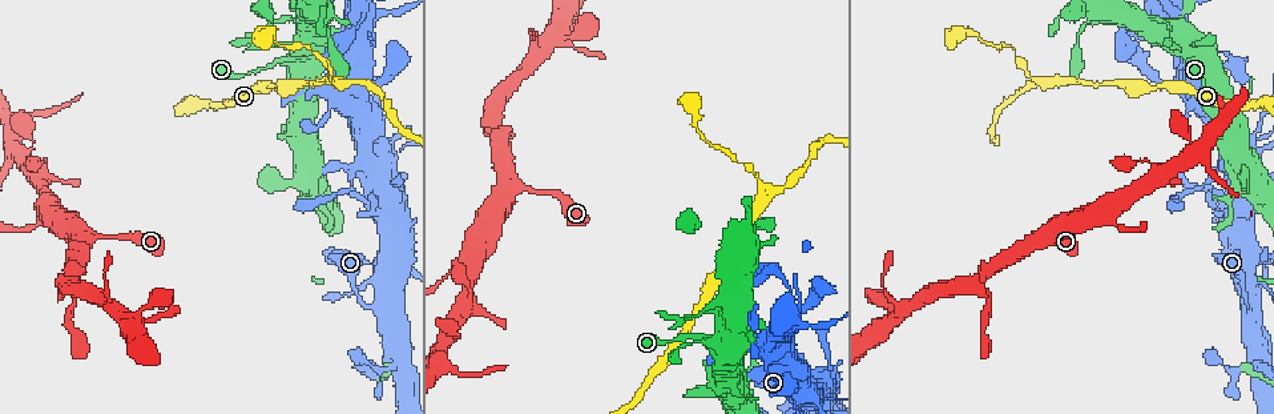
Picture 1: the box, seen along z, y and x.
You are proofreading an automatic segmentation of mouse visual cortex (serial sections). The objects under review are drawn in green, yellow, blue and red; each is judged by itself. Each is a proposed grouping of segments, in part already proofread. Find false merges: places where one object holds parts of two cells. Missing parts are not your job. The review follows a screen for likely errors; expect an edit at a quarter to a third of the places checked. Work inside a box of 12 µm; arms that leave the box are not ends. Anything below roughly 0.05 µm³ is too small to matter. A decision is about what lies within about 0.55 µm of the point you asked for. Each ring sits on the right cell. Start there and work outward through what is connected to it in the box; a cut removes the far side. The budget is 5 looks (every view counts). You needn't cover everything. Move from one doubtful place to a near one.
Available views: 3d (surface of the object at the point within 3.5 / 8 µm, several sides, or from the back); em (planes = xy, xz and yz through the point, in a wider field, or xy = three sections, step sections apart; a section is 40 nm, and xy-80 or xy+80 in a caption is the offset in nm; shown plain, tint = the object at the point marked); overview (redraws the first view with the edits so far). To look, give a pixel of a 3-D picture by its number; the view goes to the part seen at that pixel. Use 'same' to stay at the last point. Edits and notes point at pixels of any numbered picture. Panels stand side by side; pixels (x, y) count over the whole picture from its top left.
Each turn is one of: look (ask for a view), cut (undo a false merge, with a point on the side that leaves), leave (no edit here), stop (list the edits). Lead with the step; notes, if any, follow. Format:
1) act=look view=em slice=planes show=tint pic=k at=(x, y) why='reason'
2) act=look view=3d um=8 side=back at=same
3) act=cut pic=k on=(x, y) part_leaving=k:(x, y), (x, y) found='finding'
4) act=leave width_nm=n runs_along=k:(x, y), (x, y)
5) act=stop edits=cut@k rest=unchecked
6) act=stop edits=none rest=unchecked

act=look view=3d um=8 pic=1 at=(1017, 91) why='a narrow waist'

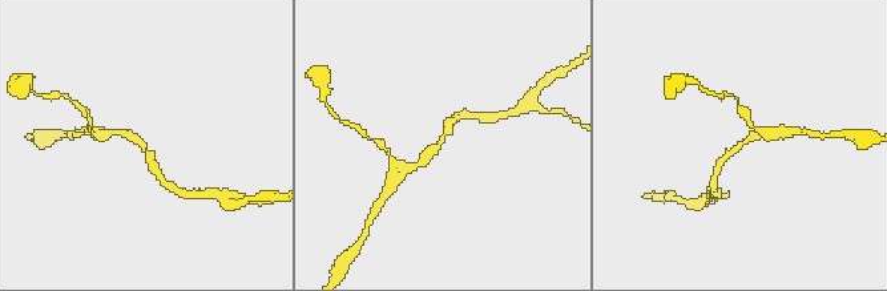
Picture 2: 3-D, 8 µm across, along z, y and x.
act=look view=em slice=xy step=2 show=tint pic=2 at=(439, 139) arm_widths_nm=200,250

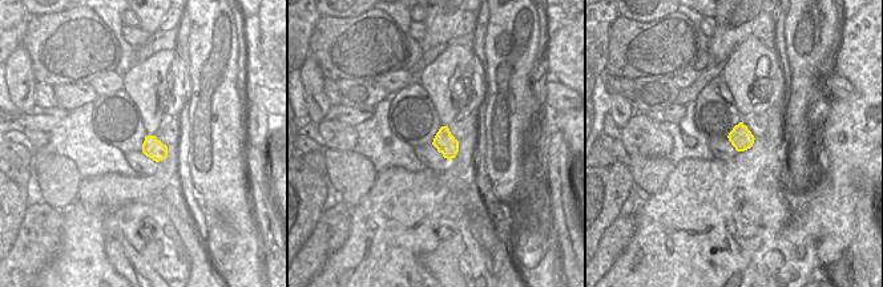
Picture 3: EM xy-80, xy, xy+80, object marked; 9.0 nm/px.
act=leave found='all the same cell'

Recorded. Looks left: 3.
act=look view=3d um=3.5 pic=1 at=(1230, 201) why='abrupt turn'

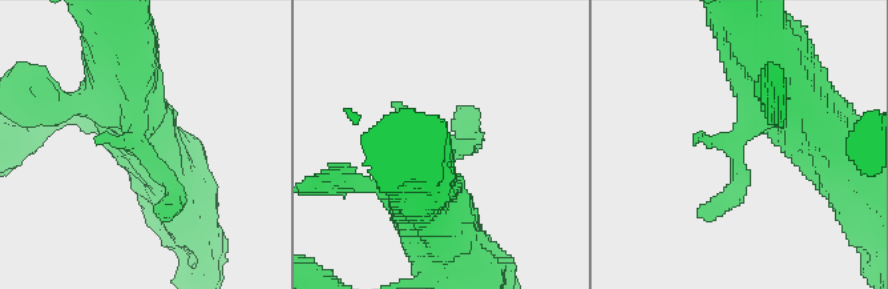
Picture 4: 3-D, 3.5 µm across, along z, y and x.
act=look view=em slice=xy step=2 show=tint pic=4 at=(733, 144) why='shape alone is not enough'

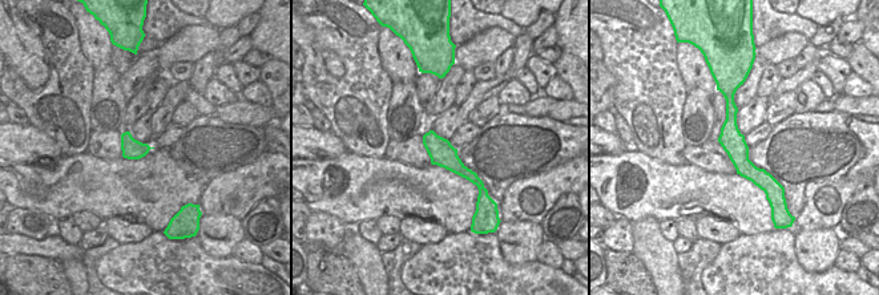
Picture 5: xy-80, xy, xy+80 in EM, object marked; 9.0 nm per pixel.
act=leave runs_along=5:(728, 92), (730, 138), (770, 194) found='continuous, no second cell'

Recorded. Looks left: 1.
act=stop edits=none rest=unchecked

